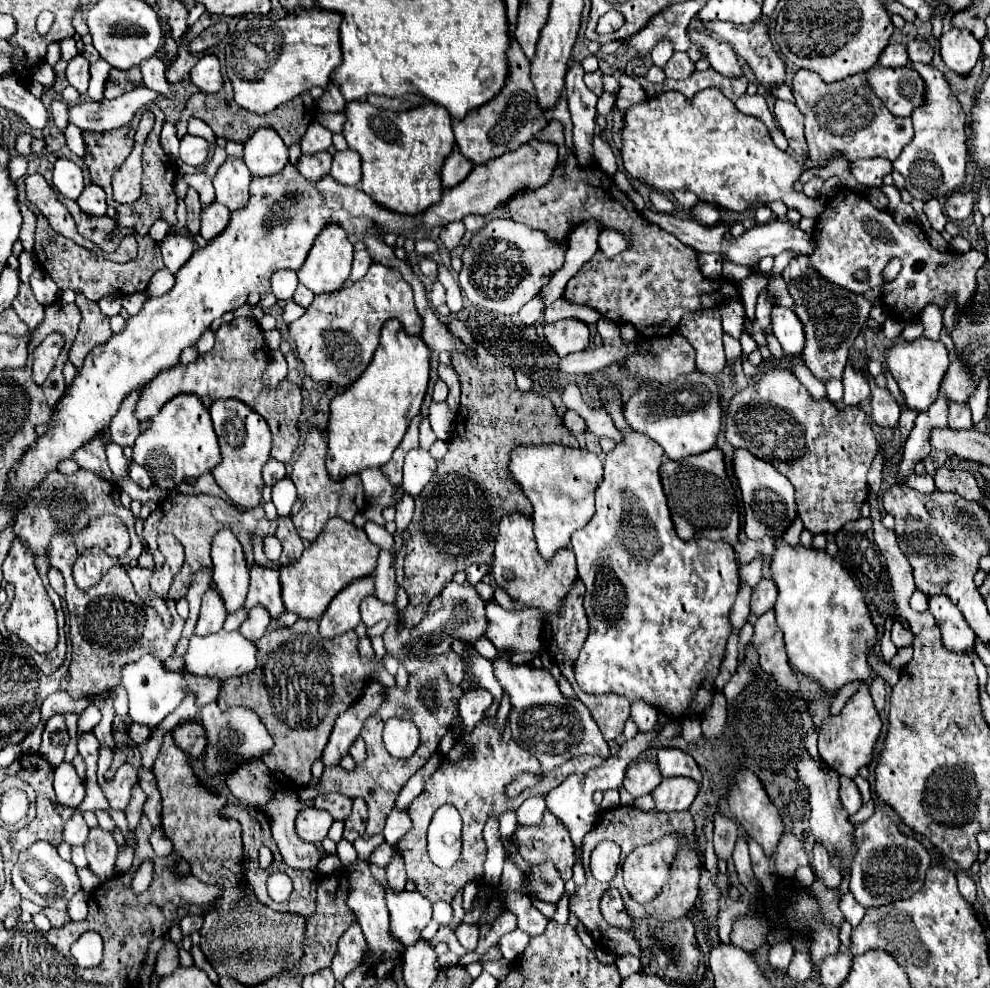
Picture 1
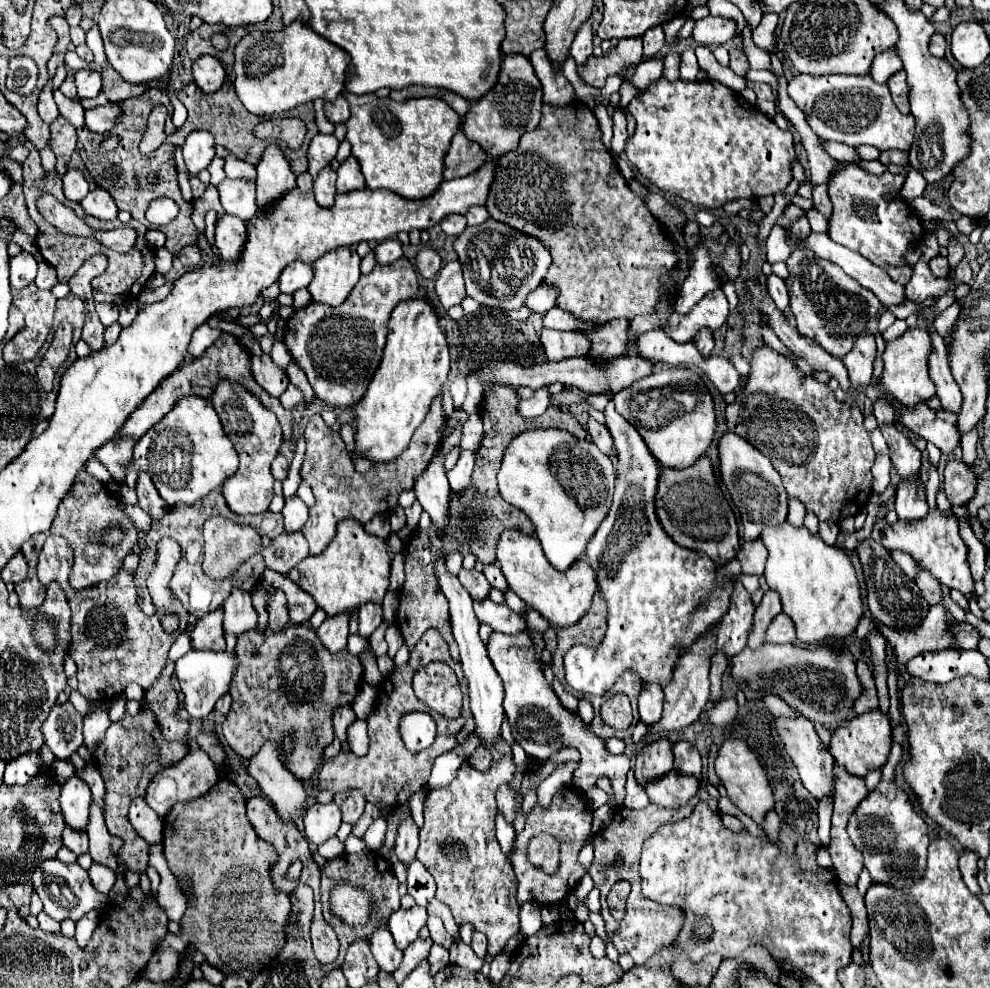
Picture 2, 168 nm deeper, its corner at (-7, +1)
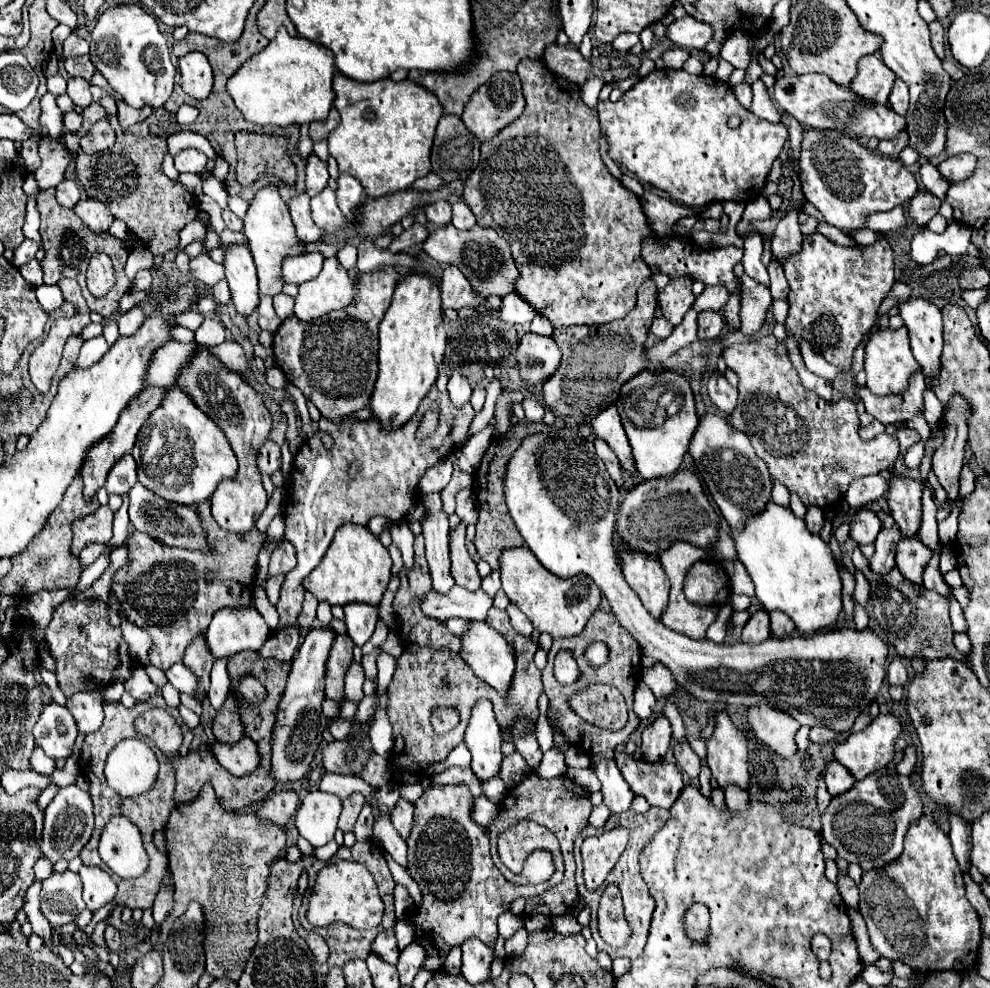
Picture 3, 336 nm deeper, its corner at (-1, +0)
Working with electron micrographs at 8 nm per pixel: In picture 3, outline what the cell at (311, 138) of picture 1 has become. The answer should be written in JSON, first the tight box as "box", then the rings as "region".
{"box":[307,154,327,198],"region":[[[311,154],[307,162],[307,194],[313,198],[317,196],[323,188],[327,188],[327,164],[323,164],[315,154]]]}

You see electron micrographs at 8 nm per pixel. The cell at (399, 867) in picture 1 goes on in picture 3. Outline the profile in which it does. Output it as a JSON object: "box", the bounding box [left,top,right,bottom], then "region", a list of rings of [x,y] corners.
{"box":[391,798,415,838],"region":[[[399,798],[397,806],[395,806],[393,812],[391,812],[393,826],[395,826],[395,830],[397,830],[403,838],[407,838],[409,832],[411,832],[411,824],[413,824],[413,810],[415,810],[413,802],[409,802],[409,800],[405,800],[405,798]]]}

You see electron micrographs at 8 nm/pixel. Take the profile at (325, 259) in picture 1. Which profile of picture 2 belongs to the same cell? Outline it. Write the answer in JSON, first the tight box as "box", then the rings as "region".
{"box":[309,247,361,305],"region":[[[337,247],[335,251],[319,257],[313,267],[313,279],[309,283],[309,291],[315,301],[325,305],[341,305],[351,289],[359,281],[359,265],[361,257],[355,249]]]}

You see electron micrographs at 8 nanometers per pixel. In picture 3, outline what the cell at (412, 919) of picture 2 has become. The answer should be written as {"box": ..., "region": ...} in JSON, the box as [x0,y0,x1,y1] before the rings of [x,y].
{"box":[371,932,399,964],"region":[[[381,932],[371,944],[371,954],[375,954],[377,958],[381,958],[387,964],[395,964],[397,956],[399,956],[395,932]]]}

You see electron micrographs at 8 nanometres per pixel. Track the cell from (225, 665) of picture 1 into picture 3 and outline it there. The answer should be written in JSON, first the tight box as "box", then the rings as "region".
{"box":[165,662,199,694],"region":[[[177,662],[169,670],[165,670],[165,676],[173,688],[177,688],[179,692],[187,692],[187,694],[193,694],[195,684],[199,684],[199,680],[195,680],[195,674],[183,668],[183,662]]]}

